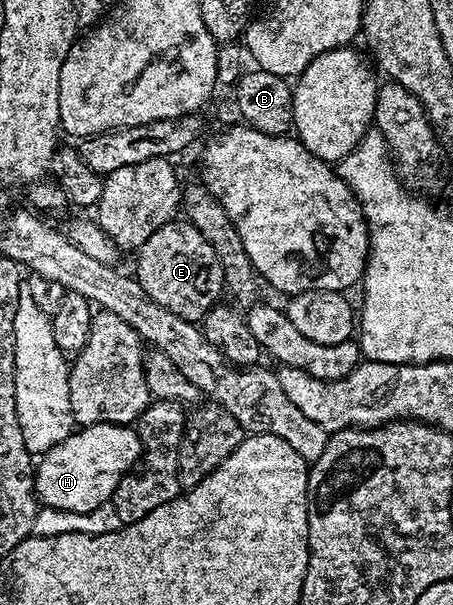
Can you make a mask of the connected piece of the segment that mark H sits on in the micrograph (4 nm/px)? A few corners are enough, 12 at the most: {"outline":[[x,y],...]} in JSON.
{"outline":[[93,423],[36,463],[43,507],[89,513],[135,470],[133,426]]}

